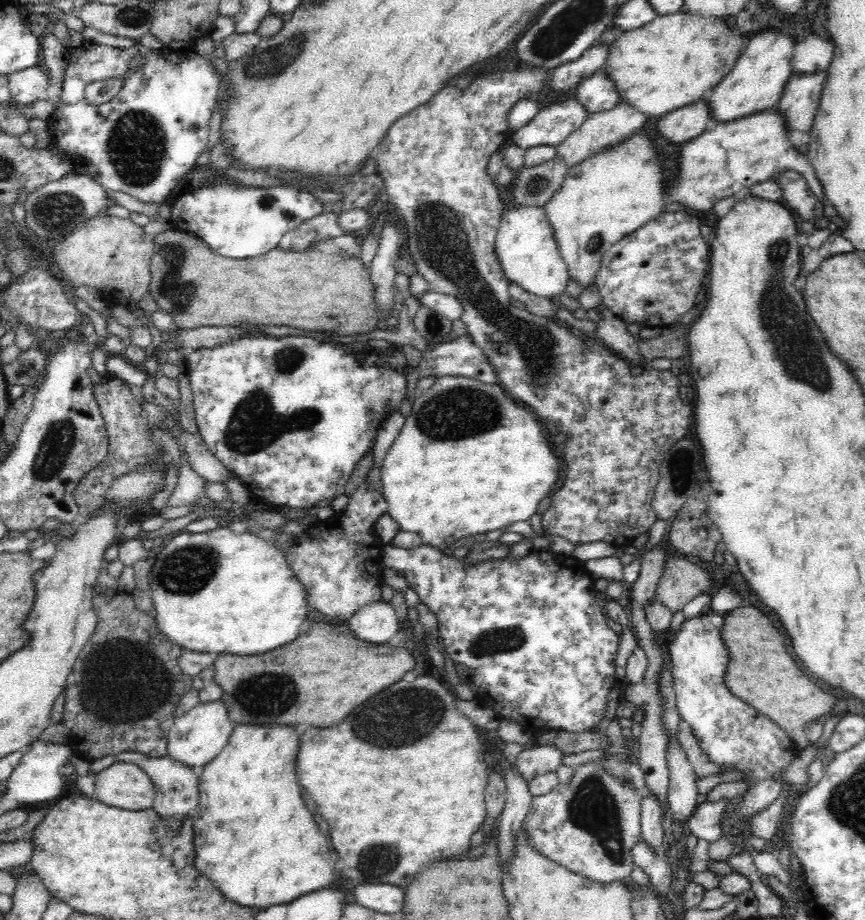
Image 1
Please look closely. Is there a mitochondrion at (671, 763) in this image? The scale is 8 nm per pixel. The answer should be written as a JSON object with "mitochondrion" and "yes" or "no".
{"mitochondrion":"no"}

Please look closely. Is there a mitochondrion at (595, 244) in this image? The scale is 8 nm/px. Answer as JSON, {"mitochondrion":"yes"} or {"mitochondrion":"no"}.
{"mitochondrion":"yes"}

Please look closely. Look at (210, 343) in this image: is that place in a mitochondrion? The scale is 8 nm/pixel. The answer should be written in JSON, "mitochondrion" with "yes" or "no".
{"mitochondrion":"no"}

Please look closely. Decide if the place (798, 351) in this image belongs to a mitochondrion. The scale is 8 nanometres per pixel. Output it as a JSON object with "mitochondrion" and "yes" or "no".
{"mitochondrion":"yes"}

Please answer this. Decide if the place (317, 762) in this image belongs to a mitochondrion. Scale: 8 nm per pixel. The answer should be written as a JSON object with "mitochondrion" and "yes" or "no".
{"mitochondrion":"no"}

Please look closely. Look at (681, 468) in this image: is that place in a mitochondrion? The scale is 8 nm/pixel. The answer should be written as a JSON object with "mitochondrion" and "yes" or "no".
{"mitochondrion":"yes"}

